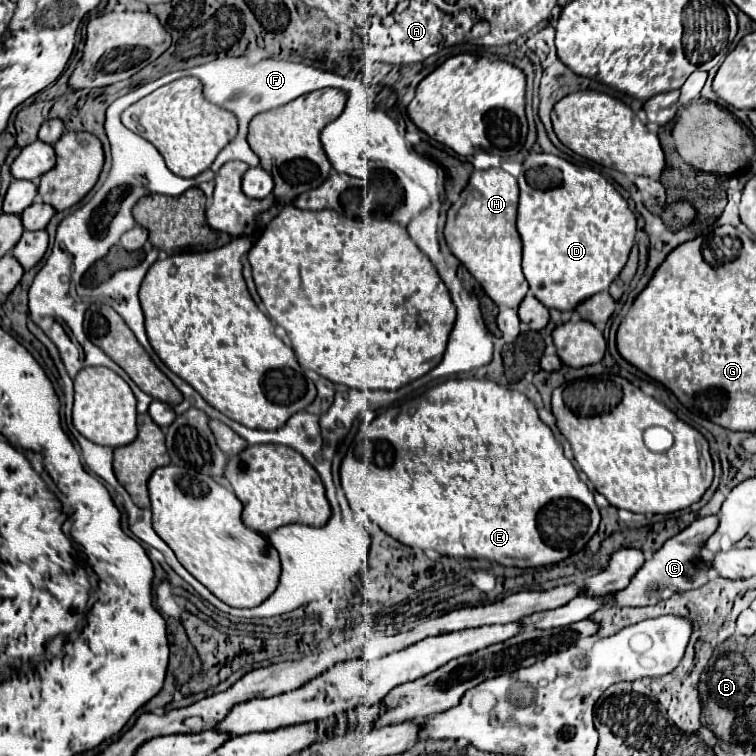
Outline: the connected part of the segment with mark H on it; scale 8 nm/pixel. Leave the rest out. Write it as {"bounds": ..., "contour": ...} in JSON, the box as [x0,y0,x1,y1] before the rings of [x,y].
{"bounds":[444,168,528,342],"contour":[[[488,168],[476,170],[470,176],[468,186],[460,192],[460,198],[450,206],[444,228],[446,244],[452,250],[452,254],[470,270],[470,274],[480,282],[484,292],[500,308],[496,324],[502,330],[506,342],[514,342],[520,334],[520,318],[518,312],[512,309],[519,307],[528,292],[528,282],[520,266],[522,242],[516,230],[516,216],[518,216],[516,178],[504,172],[502,168]]]}

